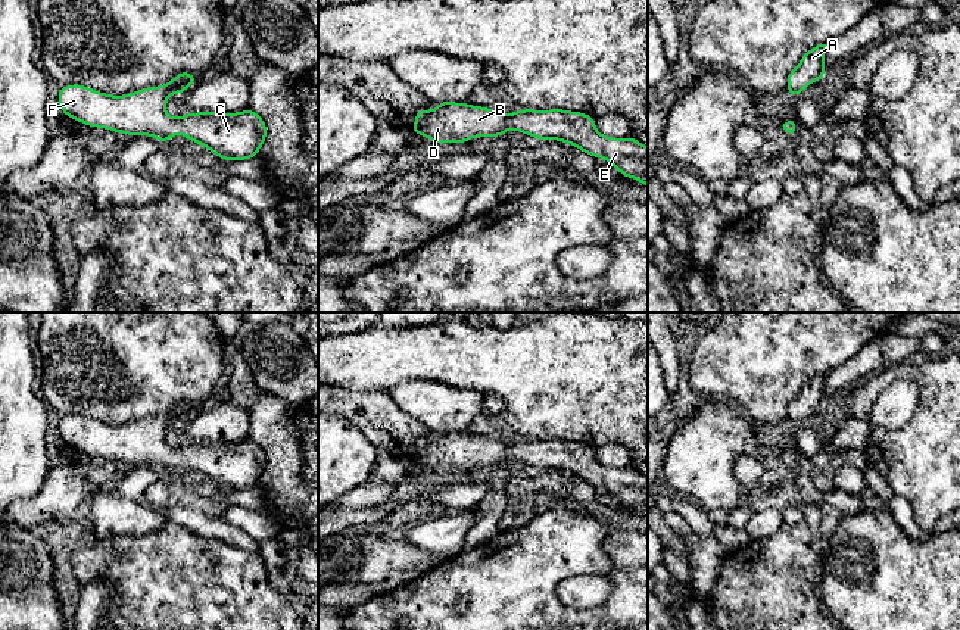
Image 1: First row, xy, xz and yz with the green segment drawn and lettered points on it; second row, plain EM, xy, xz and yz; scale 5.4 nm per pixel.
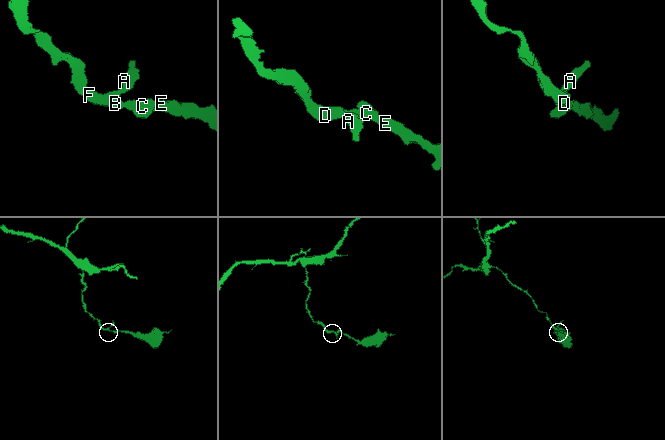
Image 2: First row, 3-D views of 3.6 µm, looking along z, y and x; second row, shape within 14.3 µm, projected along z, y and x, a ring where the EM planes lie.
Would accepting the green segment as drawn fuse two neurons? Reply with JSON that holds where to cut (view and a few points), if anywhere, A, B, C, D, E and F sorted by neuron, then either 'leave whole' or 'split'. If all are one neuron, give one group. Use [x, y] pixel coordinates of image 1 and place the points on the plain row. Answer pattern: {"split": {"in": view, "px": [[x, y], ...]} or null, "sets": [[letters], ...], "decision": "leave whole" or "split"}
{"split": null, "sets": [["A", "B", "C", "D", "E", "F"]], "decision": "leave whole"}

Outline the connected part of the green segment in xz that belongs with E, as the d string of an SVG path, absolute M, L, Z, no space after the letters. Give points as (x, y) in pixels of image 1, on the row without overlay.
M439 431L433 442L420 439L411 459L431 472L465 472L473 467L501 467L508 458L542 471L561 470L573 474L593 487L604 487L623 506L648 515L648 477L633 467L610 468L599 464L595 447L582 442L524 439L507 446L464 431Z

